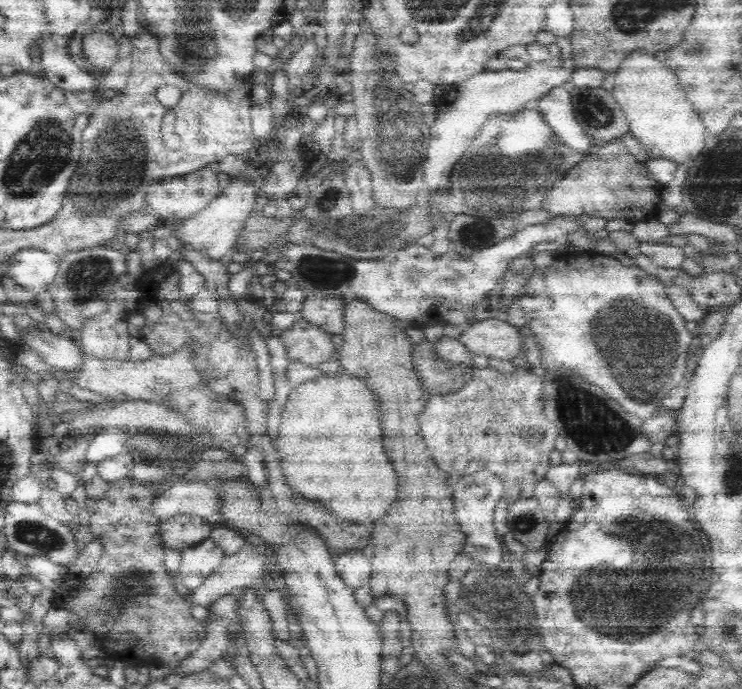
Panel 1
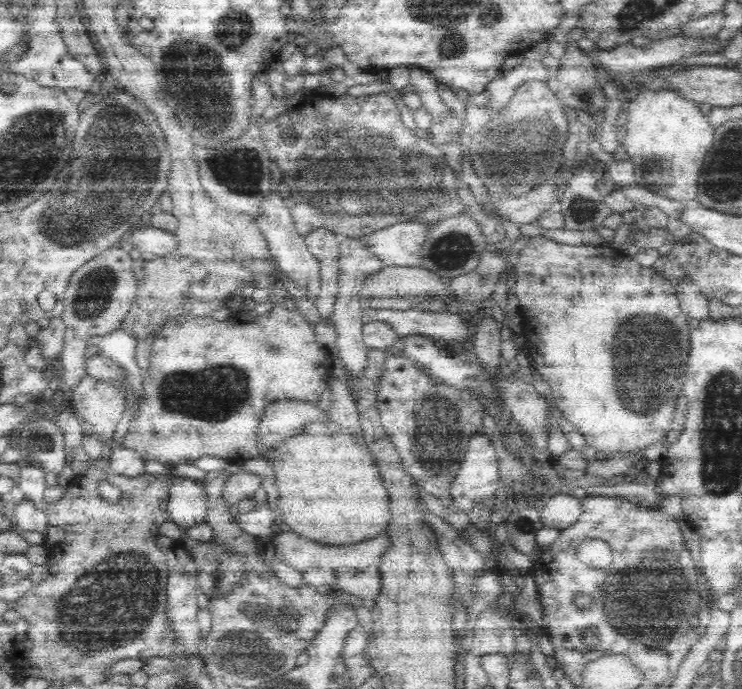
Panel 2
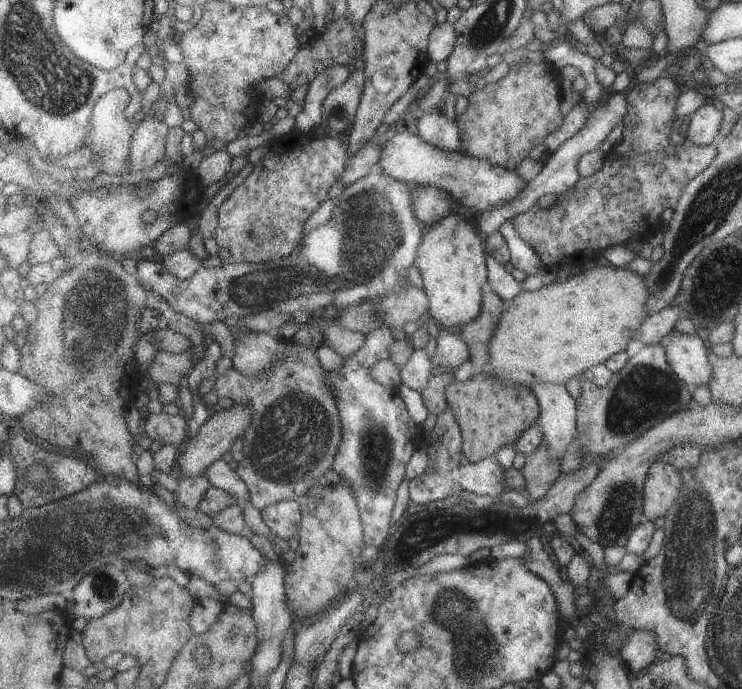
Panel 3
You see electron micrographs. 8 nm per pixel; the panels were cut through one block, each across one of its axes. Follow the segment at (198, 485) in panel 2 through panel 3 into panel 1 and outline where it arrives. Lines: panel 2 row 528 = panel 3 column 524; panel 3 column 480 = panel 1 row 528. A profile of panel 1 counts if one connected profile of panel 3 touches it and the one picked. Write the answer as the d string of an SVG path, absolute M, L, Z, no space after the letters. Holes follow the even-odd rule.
M178 518L168 520L158 526L158 536L166 550L178 550L178 552L190 550L190 548L202 544L204 540L208 540L208 534L212 534L208 522L204 522L202 526L200 524L196 526L196 522L178 524L176 520Z

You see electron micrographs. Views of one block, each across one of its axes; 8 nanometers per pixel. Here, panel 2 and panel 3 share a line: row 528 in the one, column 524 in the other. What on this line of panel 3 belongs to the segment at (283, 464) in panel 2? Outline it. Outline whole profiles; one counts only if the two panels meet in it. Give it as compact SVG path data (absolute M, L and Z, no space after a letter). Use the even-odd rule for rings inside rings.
M601 264L589 272L577 272L565 282L547 278L545 286L535 292L527 292L523 288L523 292L519 292L513 302L507 302L507 310L503 312L501 324L491 342L491 362L495 376L509 384L523 386L531 386L533 382L565 384L573 376L579 378L587 370L607 364L609 358L625 352L629 342L635 340L637 330L651 316L649 298L651 292L645 276L611 264Z

